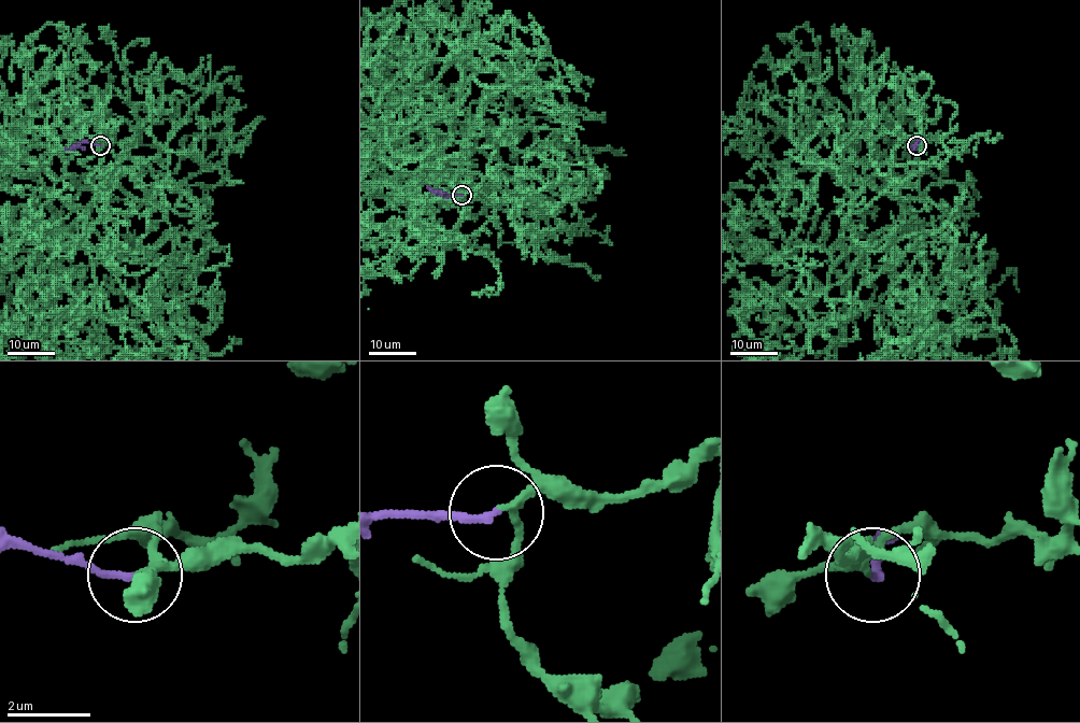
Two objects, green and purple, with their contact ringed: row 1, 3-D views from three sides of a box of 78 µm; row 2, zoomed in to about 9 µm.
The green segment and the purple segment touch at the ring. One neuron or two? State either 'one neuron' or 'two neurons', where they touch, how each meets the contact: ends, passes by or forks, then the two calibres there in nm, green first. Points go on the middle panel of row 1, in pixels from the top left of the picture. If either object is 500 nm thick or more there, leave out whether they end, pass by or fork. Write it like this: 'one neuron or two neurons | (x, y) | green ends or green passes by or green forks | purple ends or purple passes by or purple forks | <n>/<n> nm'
one neuron | (462, 195) | green passes by | purple ends | 150/170 nm

